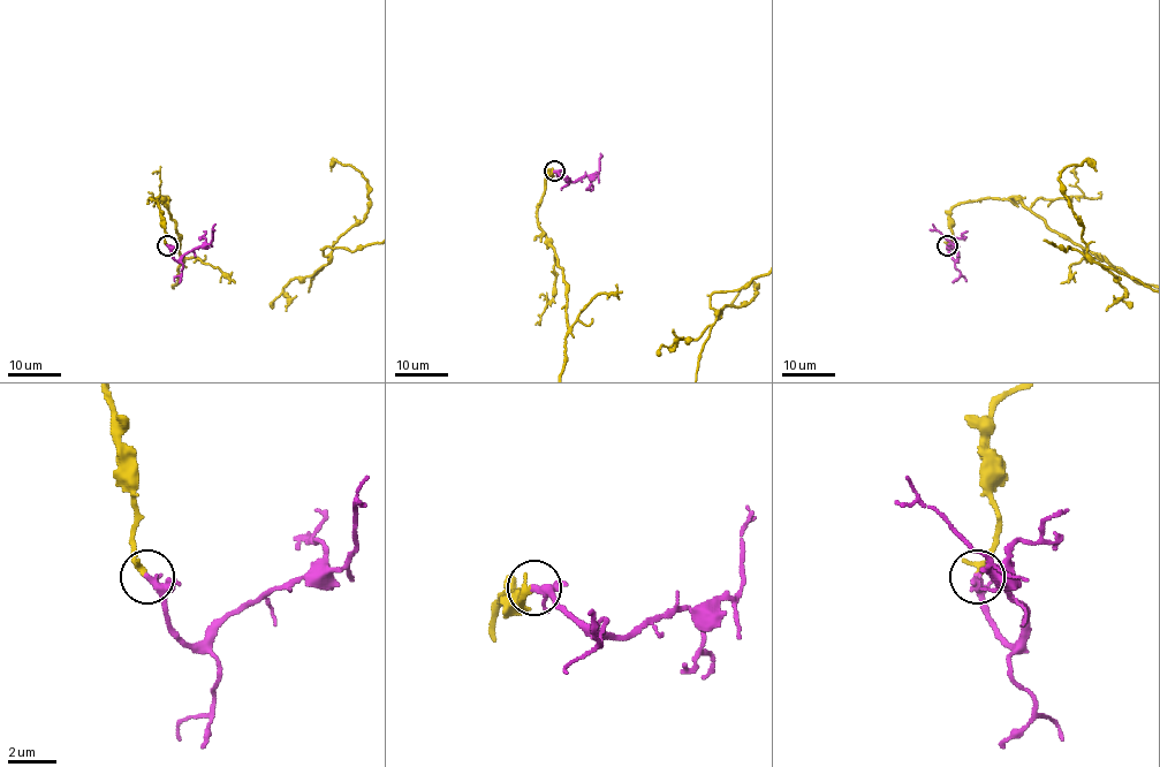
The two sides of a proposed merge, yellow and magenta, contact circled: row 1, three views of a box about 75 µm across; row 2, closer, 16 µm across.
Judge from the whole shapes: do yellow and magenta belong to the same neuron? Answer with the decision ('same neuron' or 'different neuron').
same neuron

